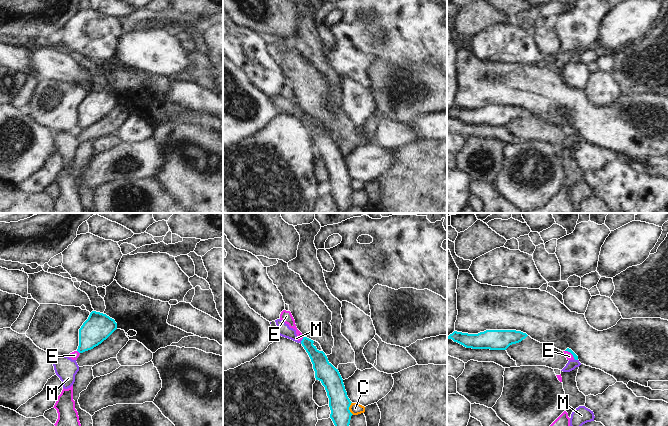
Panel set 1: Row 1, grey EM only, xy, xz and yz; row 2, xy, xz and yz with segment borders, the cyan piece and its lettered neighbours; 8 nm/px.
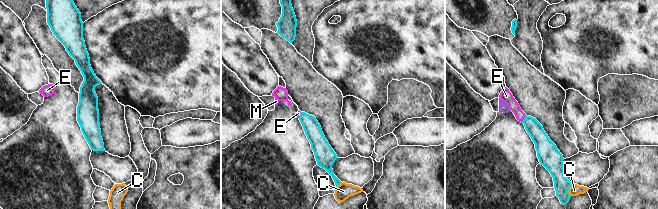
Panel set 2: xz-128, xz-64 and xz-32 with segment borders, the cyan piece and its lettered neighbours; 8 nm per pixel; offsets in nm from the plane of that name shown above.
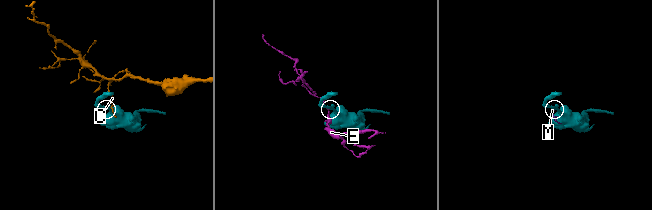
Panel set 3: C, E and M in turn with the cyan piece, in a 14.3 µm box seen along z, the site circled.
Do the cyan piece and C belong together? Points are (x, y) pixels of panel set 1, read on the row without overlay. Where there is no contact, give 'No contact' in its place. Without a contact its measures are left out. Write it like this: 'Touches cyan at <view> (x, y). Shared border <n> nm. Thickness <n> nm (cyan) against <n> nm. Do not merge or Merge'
Touches cyan at xz (348, 184). Shared border 110 nm. Thickness 170 nm (cyan) against 90 nm. Do not merge

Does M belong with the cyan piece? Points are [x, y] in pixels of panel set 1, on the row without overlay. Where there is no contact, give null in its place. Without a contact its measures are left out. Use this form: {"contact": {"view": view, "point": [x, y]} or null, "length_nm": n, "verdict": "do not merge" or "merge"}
{"contact": {"view": "xz", "point": [301, 118]}, "length_nm": 40, "verdict": "do not merge"}

